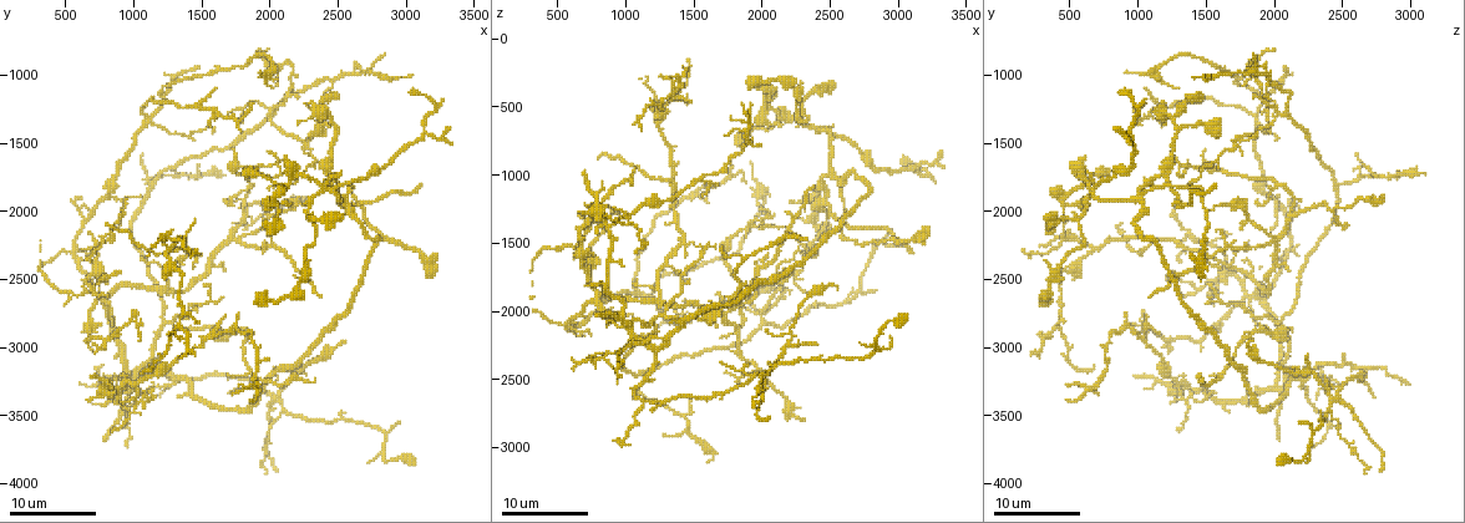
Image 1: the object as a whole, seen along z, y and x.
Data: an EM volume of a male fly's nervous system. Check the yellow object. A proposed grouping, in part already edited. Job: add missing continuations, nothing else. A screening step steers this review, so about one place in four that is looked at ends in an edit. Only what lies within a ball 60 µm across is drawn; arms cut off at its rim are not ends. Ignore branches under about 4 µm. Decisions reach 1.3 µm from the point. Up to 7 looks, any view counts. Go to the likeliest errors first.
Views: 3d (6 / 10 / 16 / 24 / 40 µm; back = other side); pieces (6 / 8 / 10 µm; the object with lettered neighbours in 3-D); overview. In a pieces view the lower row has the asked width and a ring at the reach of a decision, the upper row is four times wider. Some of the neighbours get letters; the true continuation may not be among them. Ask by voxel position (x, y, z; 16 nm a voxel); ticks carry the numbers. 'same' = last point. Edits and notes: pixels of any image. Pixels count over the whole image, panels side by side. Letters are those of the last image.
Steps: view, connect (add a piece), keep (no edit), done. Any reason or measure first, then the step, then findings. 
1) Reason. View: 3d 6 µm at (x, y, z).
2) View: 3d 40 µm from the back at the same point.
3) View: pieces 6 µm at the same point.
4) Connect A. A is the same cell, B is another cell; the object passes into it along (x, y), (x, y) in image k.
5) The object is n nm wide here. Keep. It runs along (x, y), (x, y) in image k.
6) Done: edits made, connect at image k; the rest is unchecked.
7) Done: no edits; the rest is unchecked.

Branch stops here. View: pieces 10 µm at (1760, 1400, 960).

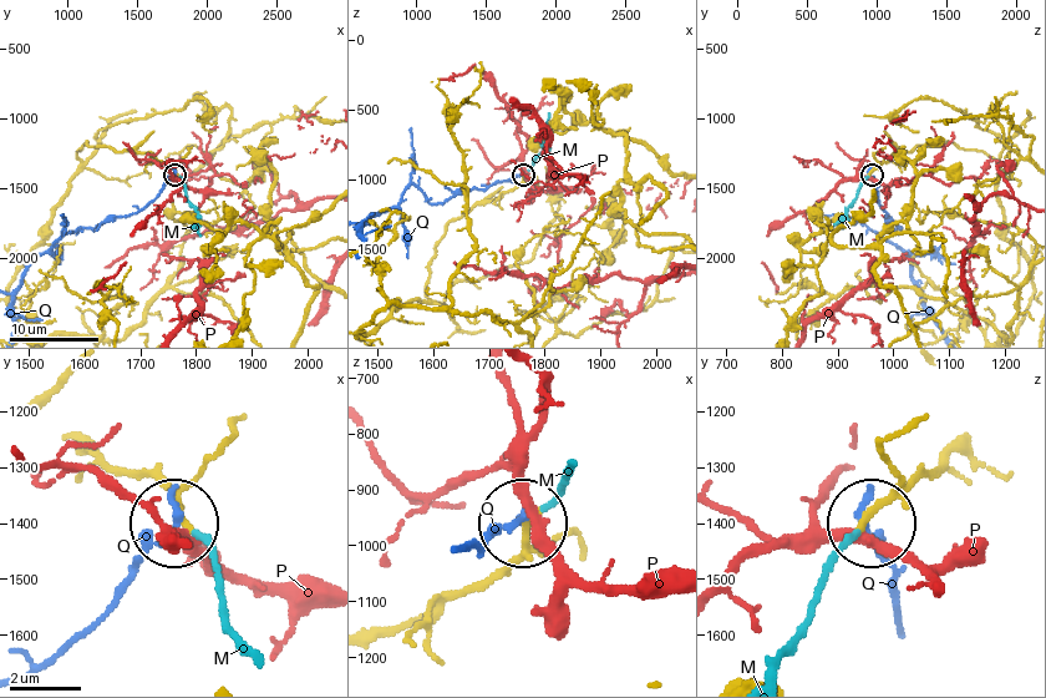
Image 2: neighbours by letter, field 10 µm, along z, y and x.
Connect M. M is the same cell, P and Q are other cells; the neuron continues.

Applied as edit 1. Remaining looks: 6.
See it whole again. View: overview.

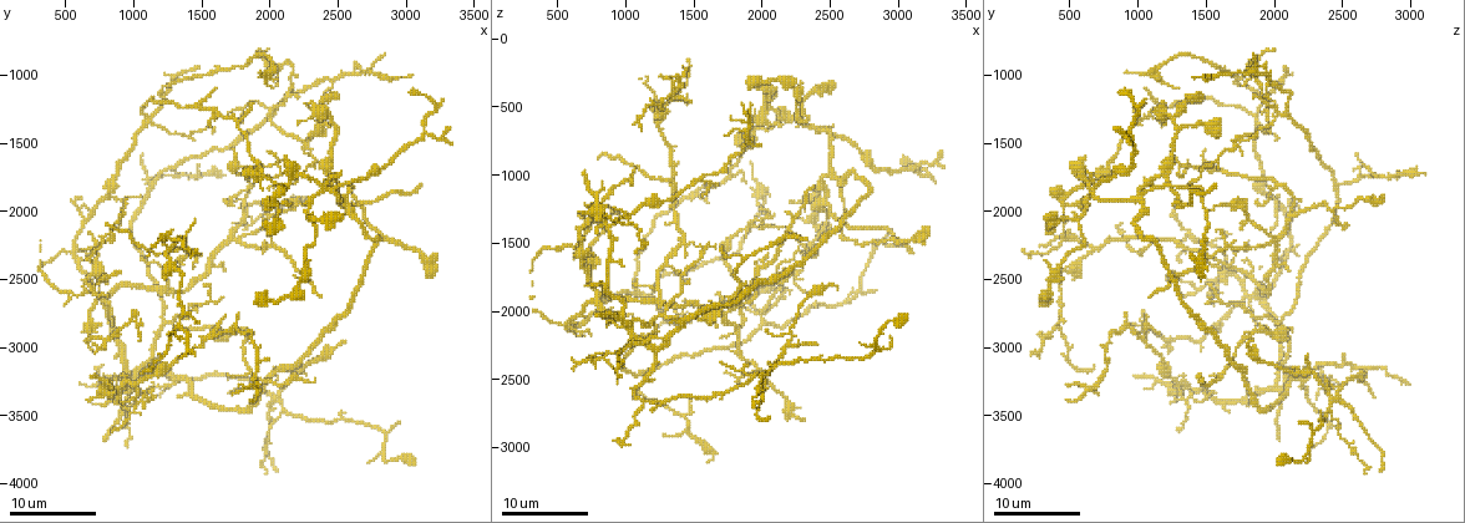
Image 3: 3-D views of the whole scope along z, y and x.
Free end. View: pieces 10 µm at (2420, 3040, 2240).

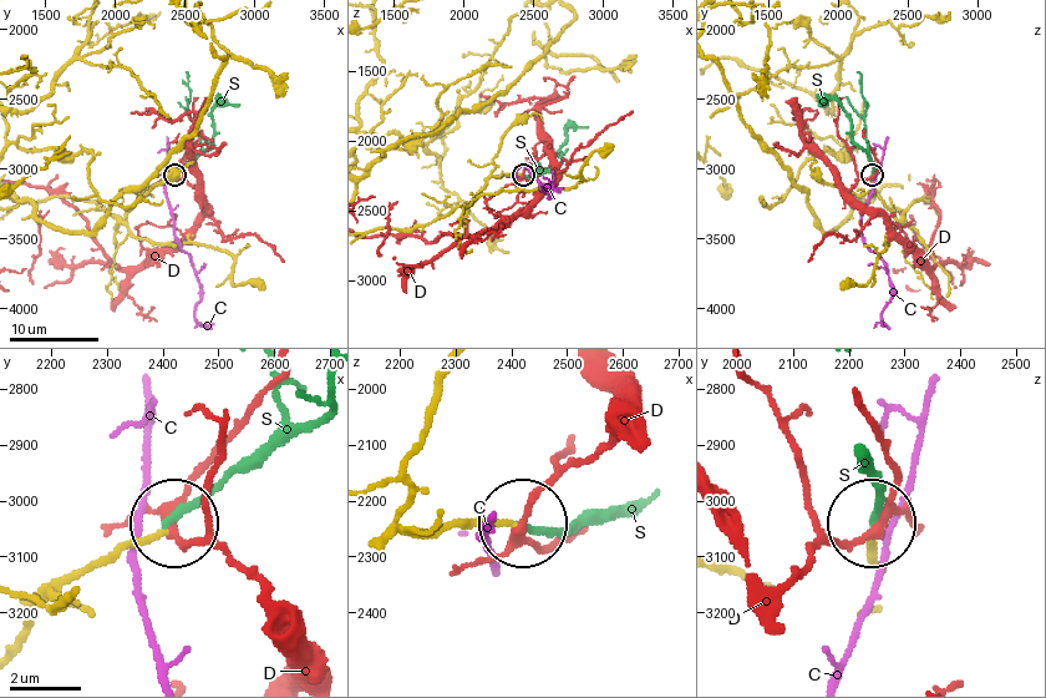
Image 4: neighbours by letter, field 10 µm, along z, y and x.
Connect S. S is the same cell, C and D are other cells; it goes on there.

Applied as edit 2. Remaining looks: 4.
See it whole again. View: overview.

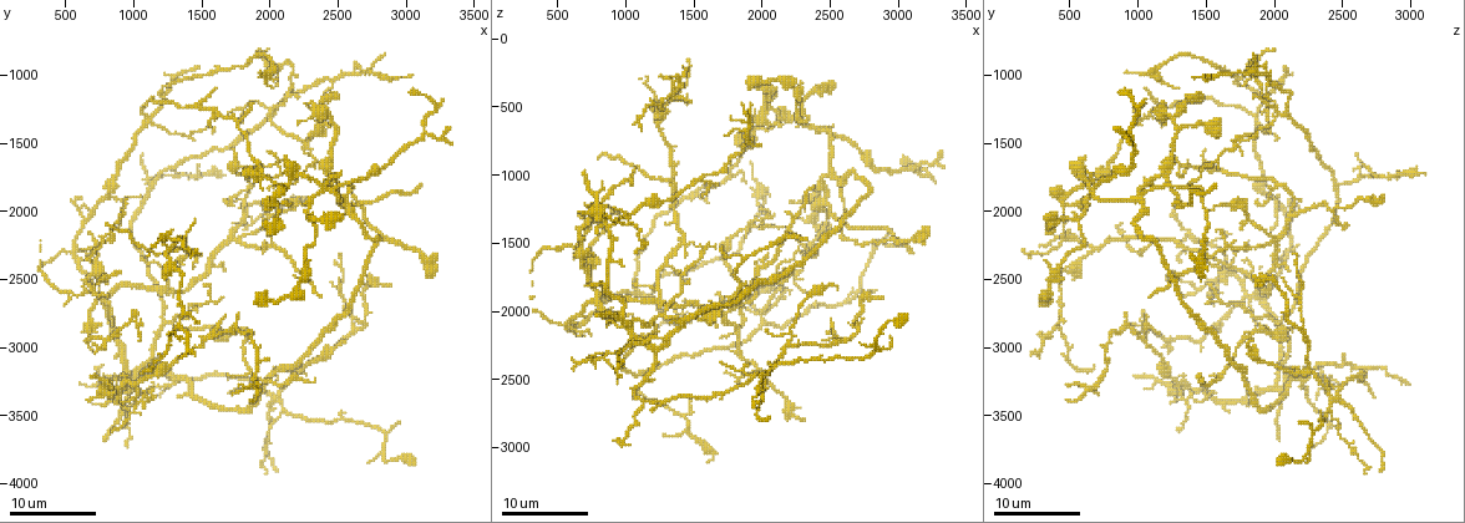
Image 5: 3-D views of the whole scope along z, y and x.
Long arm stops here. View: pieces 10 µm at (3120, 1800, 1560).

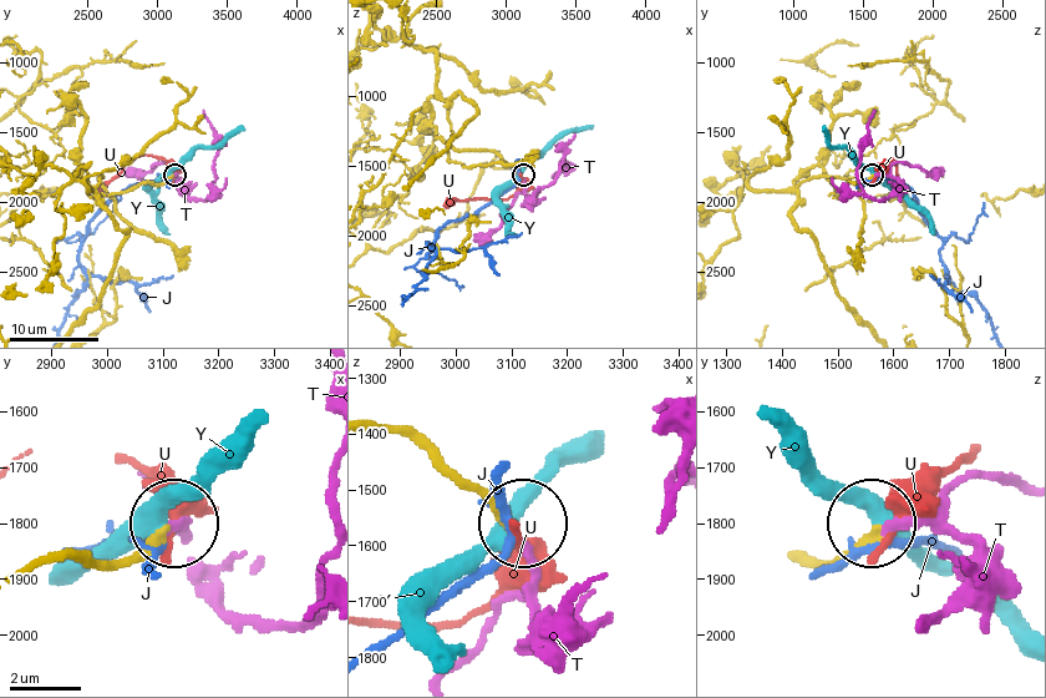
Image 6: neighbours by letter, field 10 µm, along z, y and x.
The object is 250 nm wide here. Connect T. T is the same cell, J, U and Y are other cells; the neuron continues.

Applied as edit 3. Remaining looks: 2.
Done: edits made, connect at image 2, connect at image 4, connect at image 6; the rest is unchecked.

